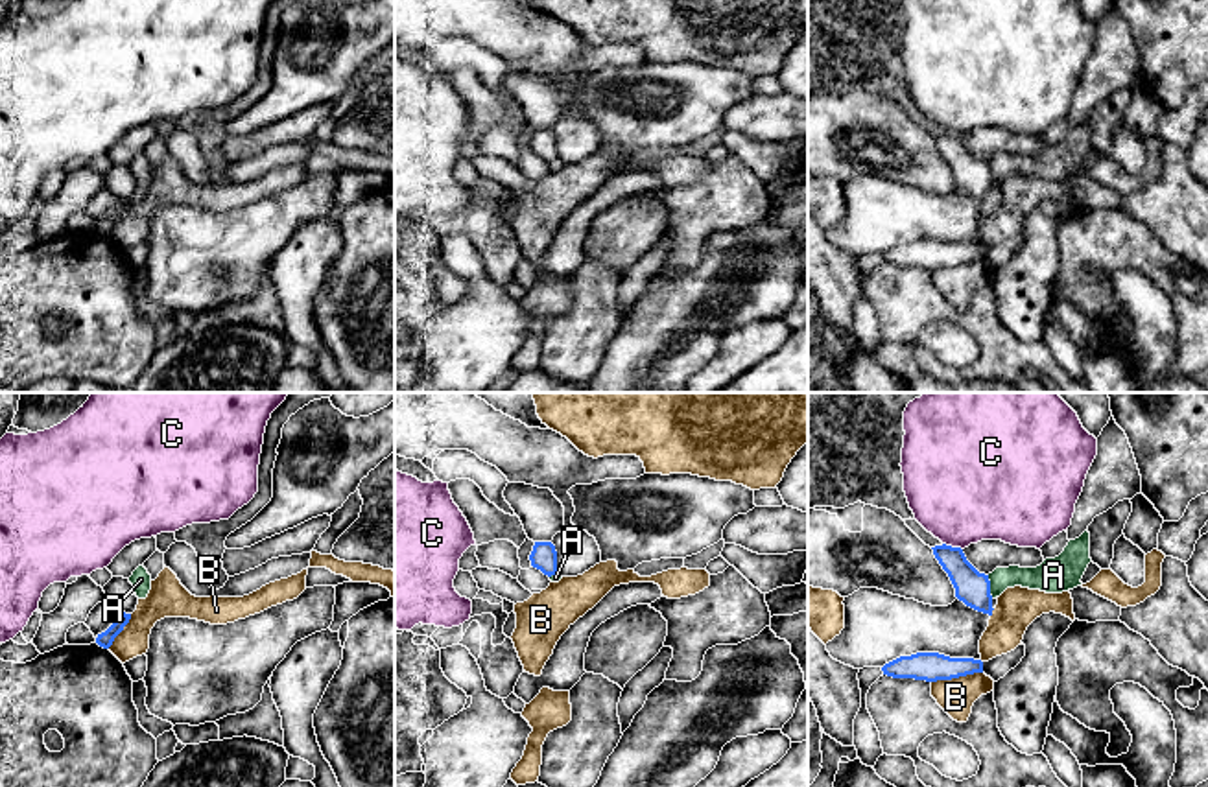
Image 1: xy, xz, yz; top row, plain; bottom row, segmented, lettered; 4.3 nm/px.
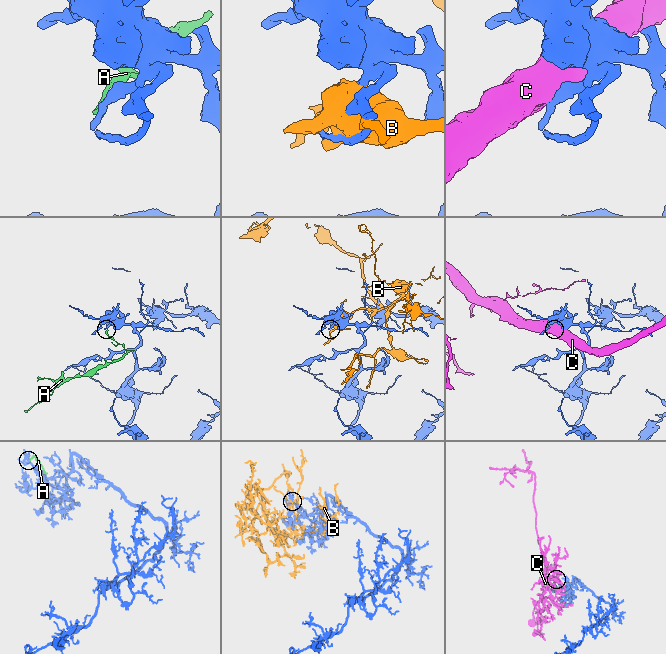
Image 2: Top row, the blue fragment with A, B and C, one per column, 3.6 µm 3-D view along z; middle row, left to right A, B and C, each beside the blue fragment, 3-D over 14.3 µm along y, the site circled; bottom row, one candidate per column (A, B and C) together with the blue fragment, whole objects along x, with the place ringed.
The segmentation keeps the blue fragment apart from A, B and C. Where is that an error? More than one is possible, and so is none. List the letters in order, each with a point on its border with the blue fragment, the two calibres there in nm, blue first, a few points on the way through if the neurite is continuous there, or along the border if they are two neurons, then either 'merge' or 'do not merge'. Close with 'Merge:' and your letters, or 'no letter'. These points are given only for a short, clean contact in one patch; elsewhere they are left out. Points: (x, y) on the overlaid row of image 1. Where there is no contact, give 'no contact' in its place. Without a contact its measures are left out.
A: meets blue in yz at (989, 587); 150 nm thick on the blue side, 120 nm on the other; border along yz (987, 575), (993, 598); do not merge
B: meets blue in yz at (956, 677); 130 nm thick on the blue side, 160 nm on the other; do not merge
C: meets blue in yz at (950, 546); 150 nm thick on the blue side, 460 nm on the other; do not merge
Merge: no letter

